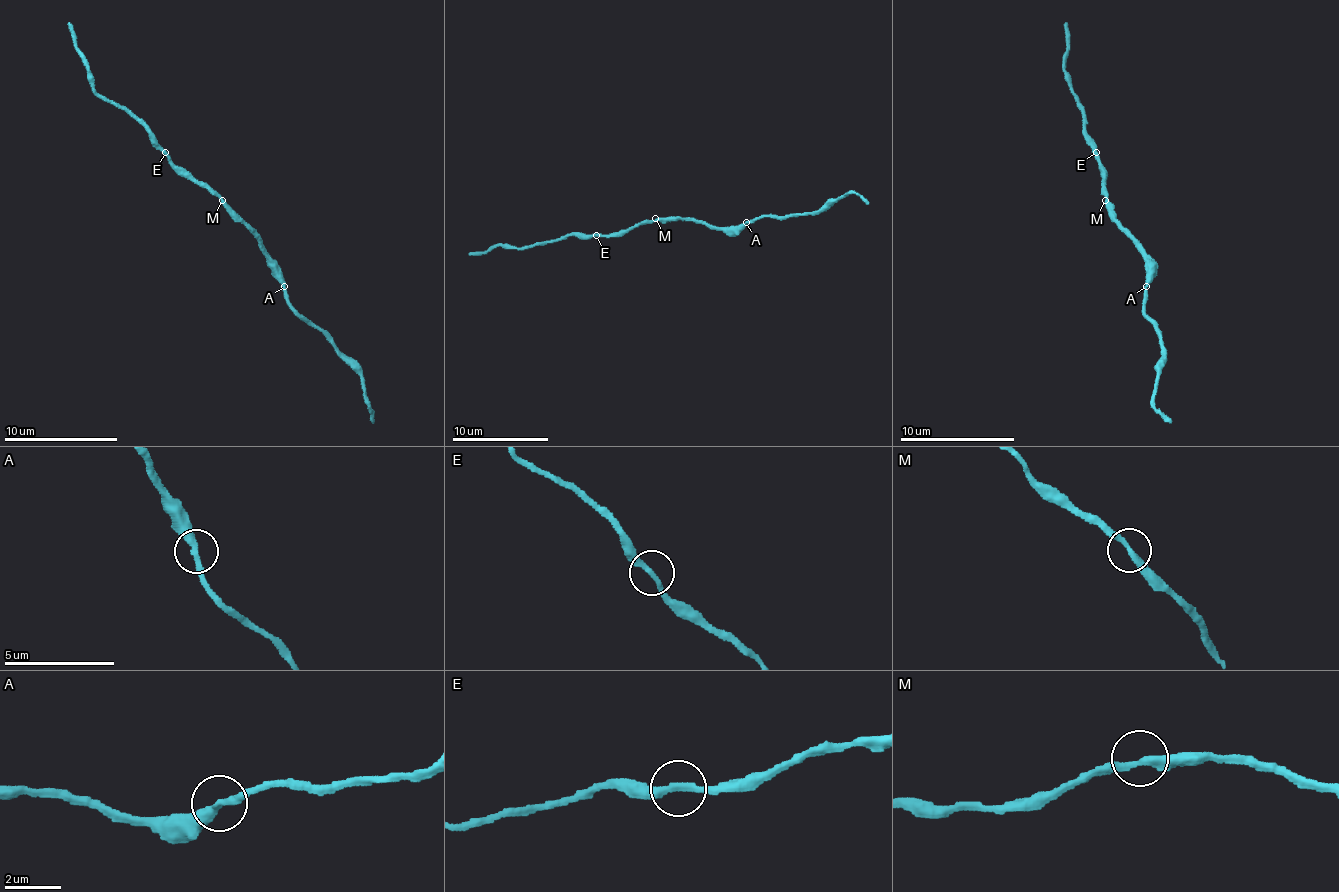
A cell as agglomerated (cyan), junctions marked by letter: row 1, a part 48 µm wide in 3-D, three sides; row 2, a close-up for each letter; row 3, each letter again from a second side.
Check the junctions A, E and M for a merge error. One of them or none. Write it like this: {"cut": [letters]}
{"cut": []}

